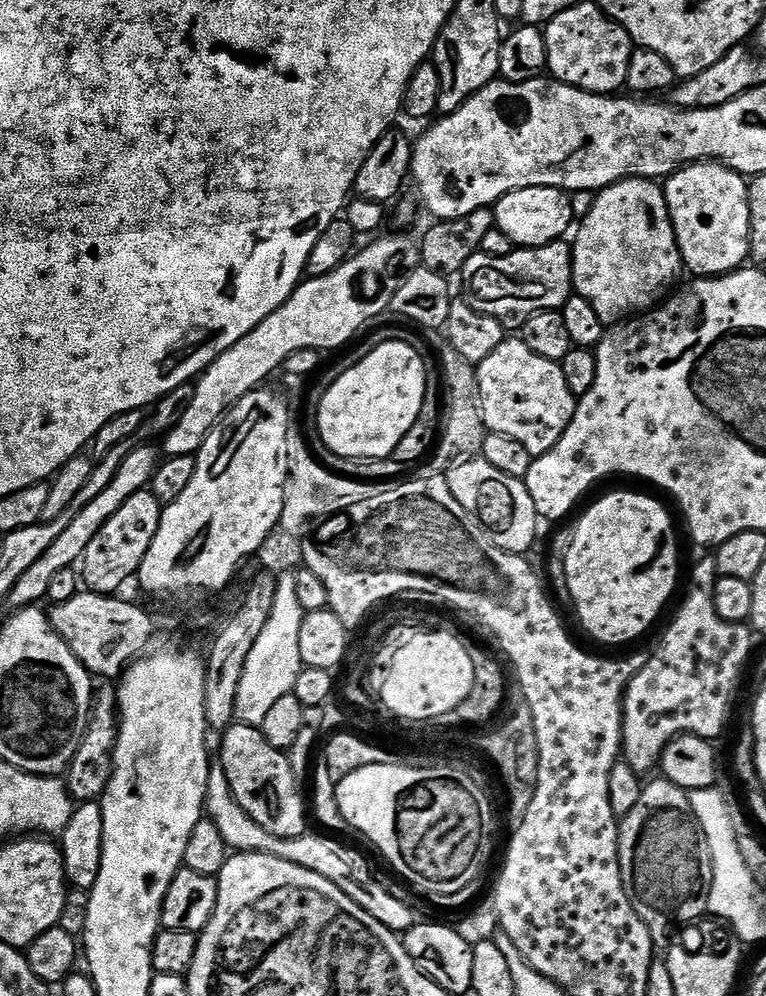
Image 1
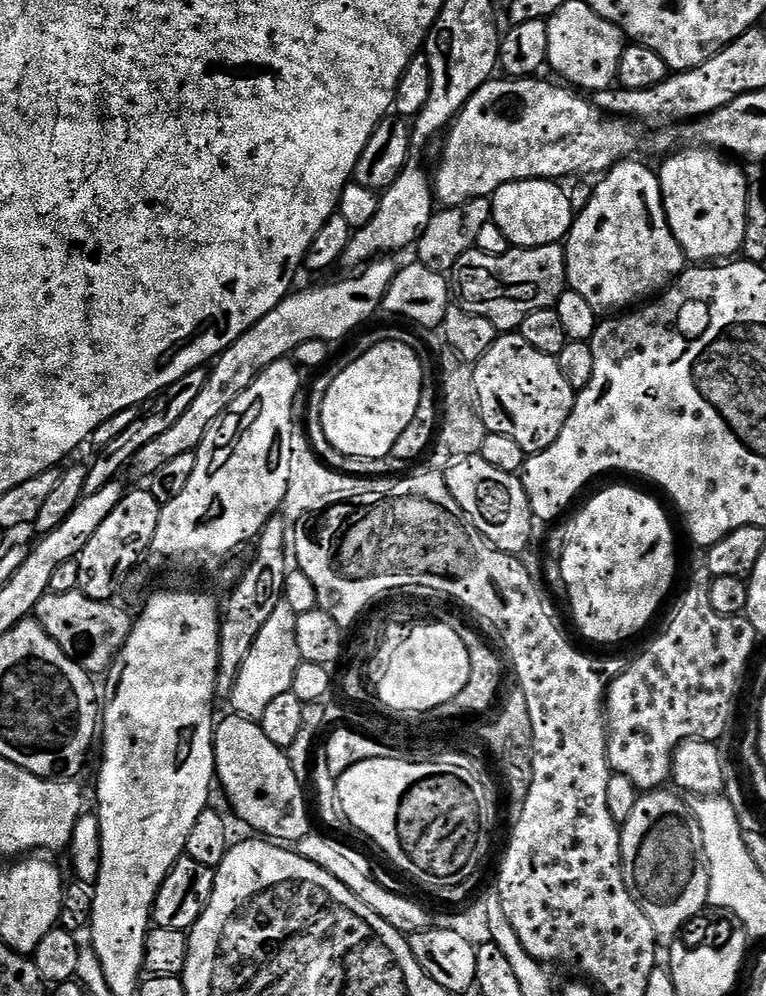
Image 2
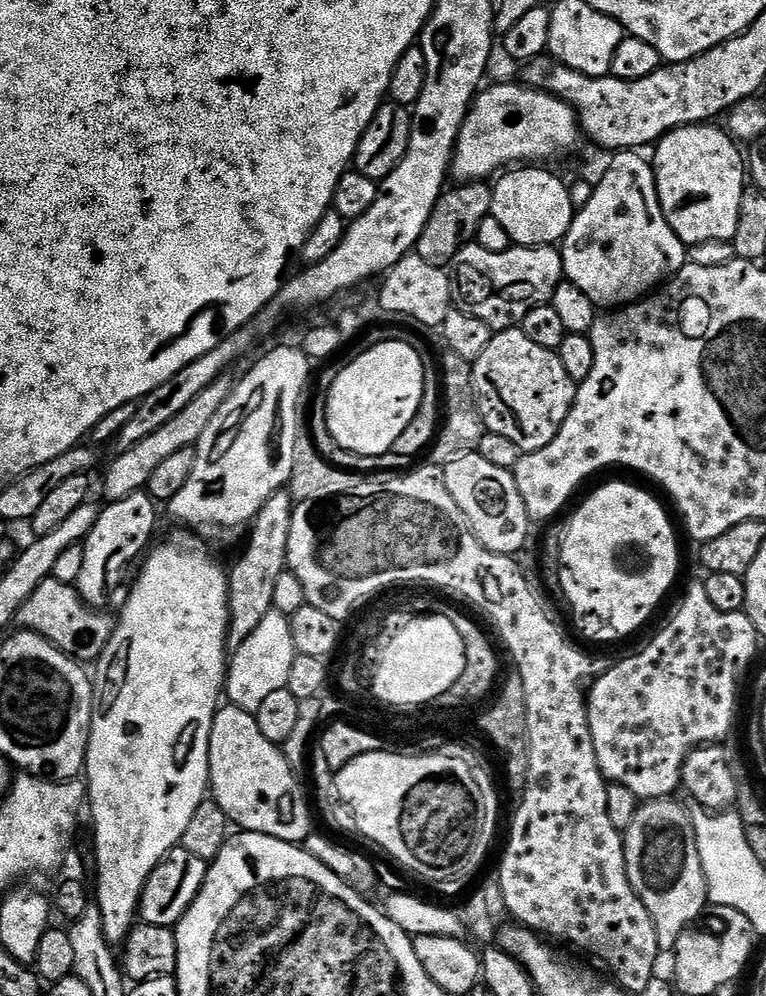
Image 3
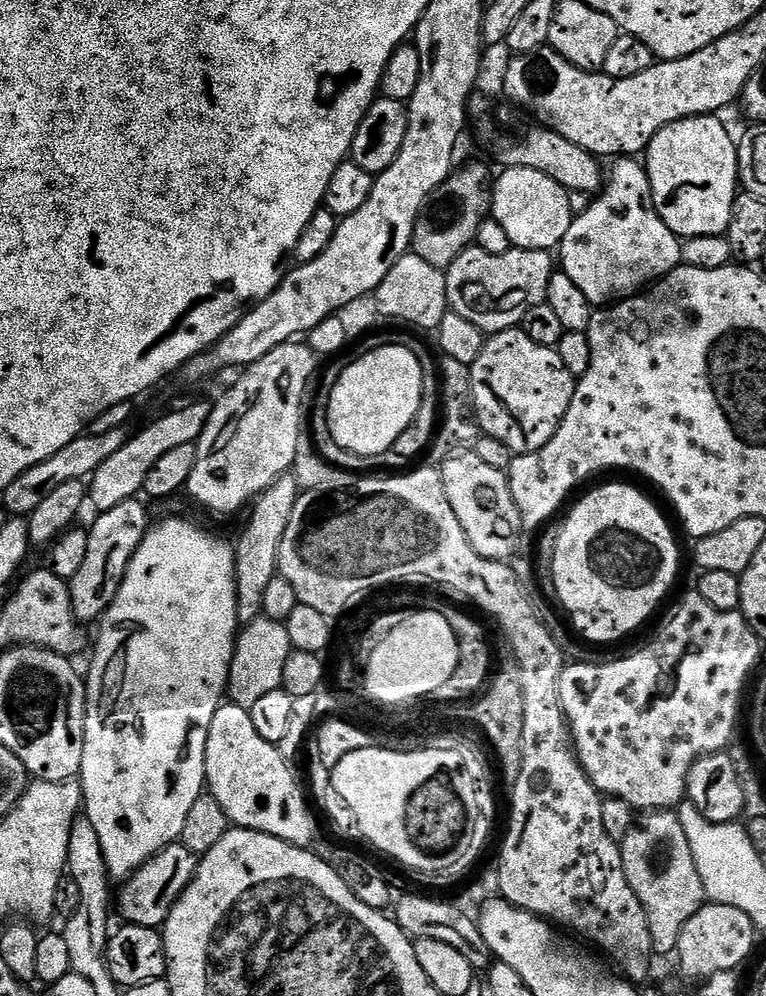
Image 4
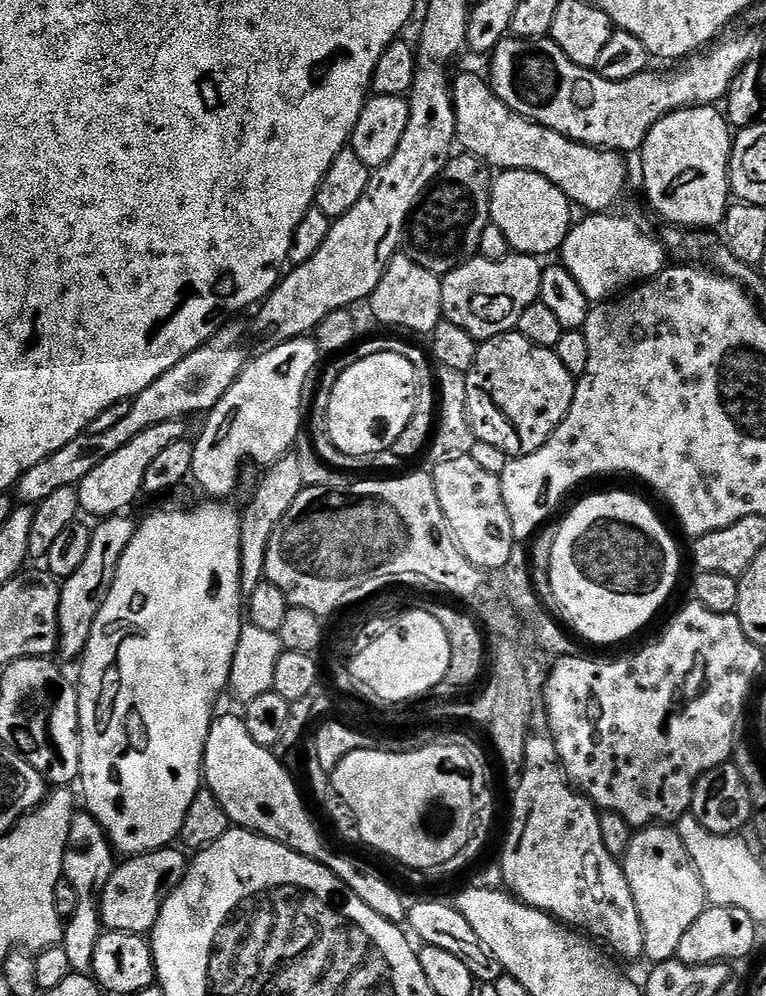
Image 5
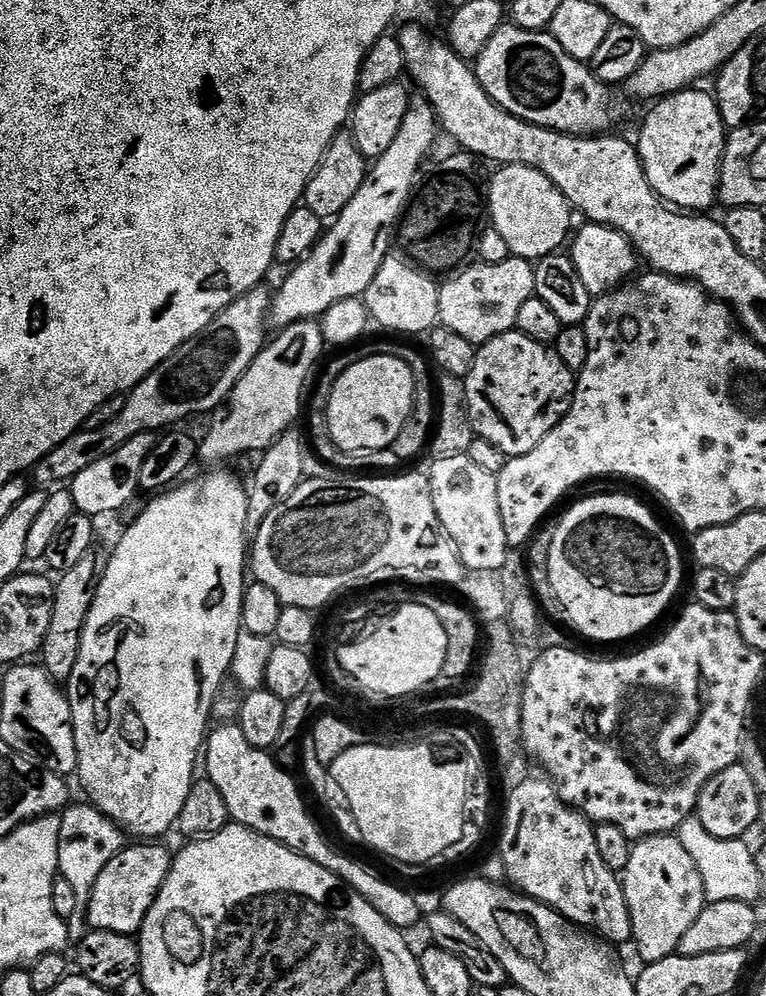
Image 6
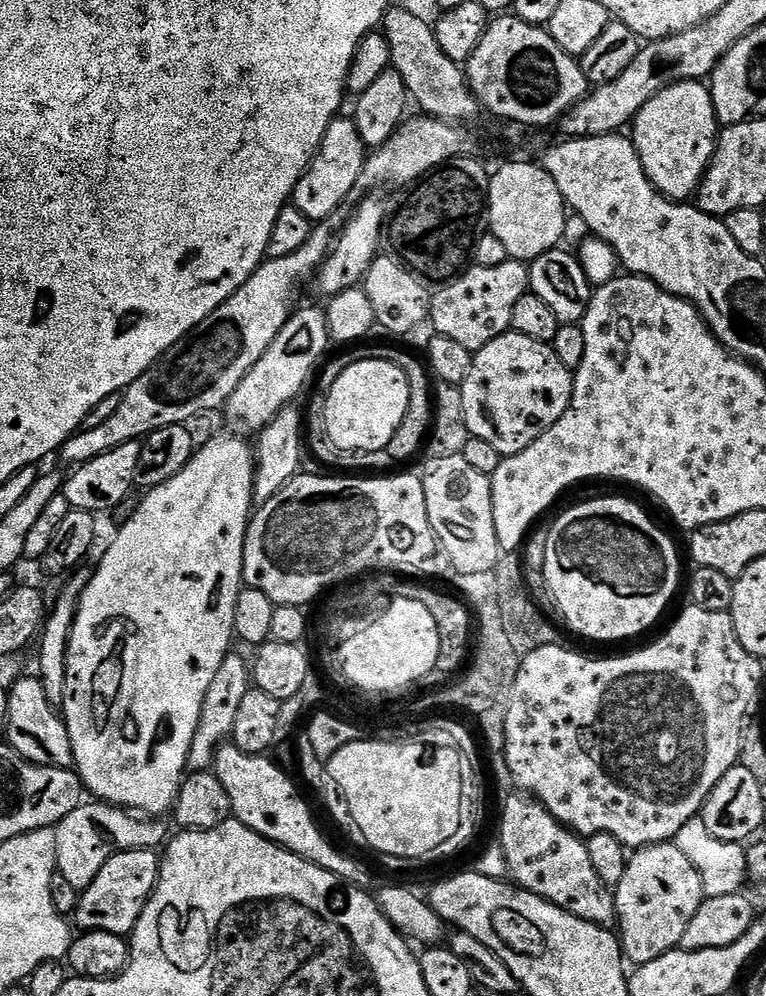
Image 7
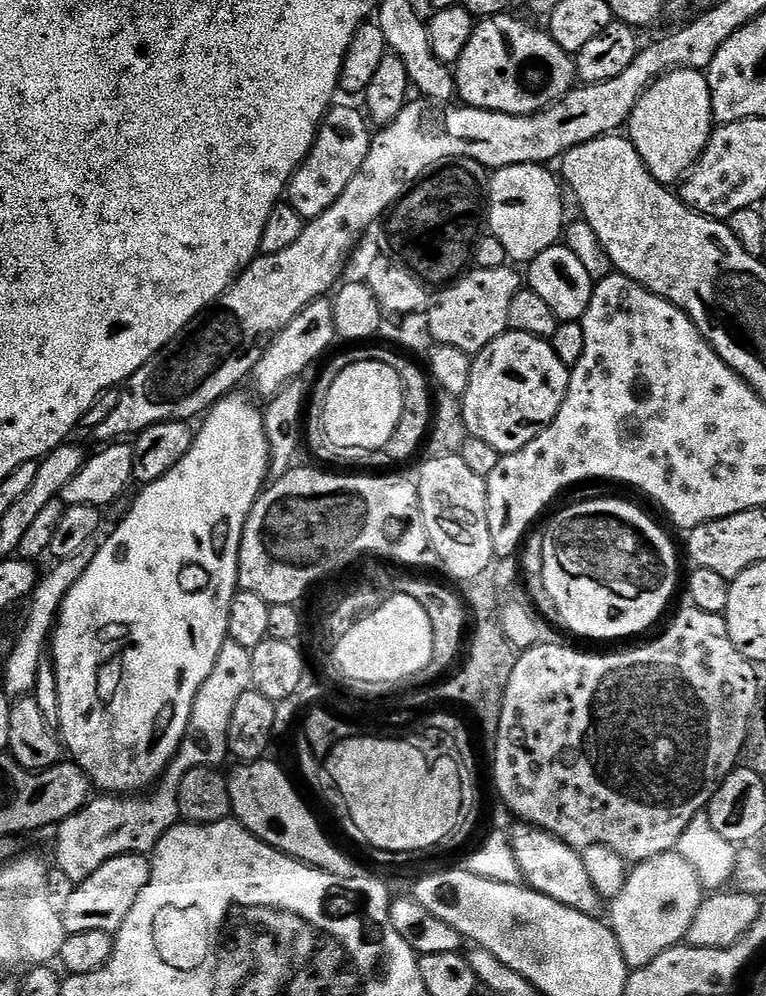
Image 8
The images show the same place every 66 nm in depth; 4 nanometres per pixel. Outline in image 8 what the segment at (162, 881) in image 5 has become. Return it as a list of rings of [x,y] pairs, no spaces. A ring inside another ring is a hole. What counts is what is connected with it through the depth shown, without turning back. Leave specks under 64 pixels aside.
[[[144,854],[110,858],[106,866],[98,866],[98,870],[90,874],[90,878],[76,886],[66,910],[60,913],[65,933],[69,936],[90,930],[116,933],[122,922],[126,922],[126,914],[134,910],[134,902],[138,902],[138,894],[142,894],[142,890],[148,885],[151,873],[149,857]]]

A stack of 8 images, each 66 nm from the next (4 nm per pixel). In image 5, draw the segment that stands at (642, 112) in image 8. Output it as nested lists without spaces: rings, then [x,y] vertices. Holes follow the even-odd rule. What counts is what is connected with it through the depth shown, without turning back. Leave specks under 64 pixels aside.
[[[711,104],[678,108],[658,122],[654,122],[654,126],[646,134],[638,159],[641,160],[640,168],[644,171],[644,192],[648,195],[653,210],[662,219],[669,220],[672,223],[669,225],[679,226],[684,230],[712,228],[715,224],[716,227],[723,225],[724,215],[730,203],[728,167],[733,139],[727,115],[719,107]]]

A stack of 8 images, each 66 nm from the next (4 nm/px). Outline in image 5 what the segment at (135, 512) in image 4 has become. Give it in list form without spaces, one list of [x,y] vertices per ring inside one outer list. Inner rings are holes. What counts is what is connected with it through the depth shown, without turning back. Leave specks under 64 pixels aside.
[[[128,514],[109,516],[101,519],[97,524],[100,525],[95,525],[92,528],[90,551],[86,554],[82,566],[78,566],[78,570],[74,570],[74,574],[67,576],[60,586],[60,602],[58,604],[60,647],[58,656],[61,656],[61,658],[59,657],[61,661],[73,660],[73,662],[76,662],[83,657],[86,646],[90,642],[90,630],[94,630],[94,618],[98,618],[98,610],[102,610],[102,602],[106,602],[106,594],[110,594],[110,586],[114,582],[114,574],[118,570],[118,562],[122,562],[122,554],[138,527],[137,521],[132,521]]]

